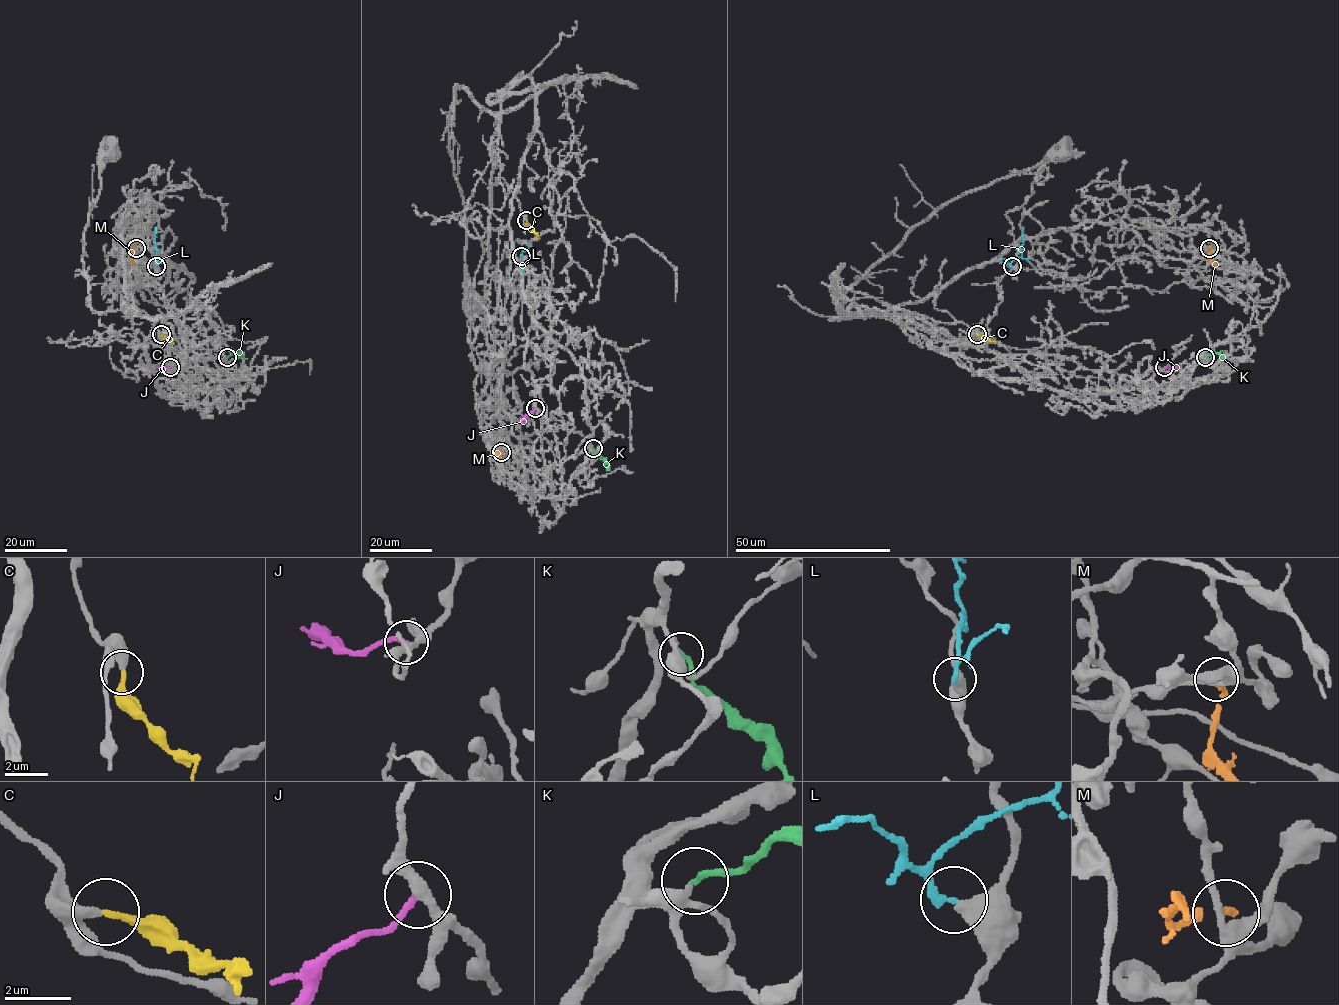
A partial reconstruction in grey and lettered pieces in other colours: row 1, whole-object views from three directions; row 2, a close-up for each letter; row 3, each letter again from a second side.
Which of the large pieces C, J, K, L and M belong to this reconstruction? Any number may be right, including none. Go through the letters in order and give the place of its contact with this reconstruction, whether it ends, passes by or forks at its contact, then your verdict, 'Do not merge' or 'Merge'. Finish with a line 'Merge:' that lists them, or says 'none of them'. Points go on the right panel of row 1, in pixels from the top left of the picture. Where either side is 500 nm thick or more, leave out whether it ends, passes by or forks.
C: Touches grey at (977, 334). It ends there. Merge
J: Touches grey at (1164, 367). It ends there. Do not merge
K: Touches grey at (1205, 357). It ends there. Merge
L: Touches grey at (1012, 266). It ends there. Do not merge
M: Touches grey at (1209, 248). It ends there. Do not merge
Merge: C, K

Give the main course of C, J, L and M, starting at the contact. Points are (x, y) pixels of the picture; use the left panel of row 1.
C: (161, 334), (173, 342)
J: (170, 368), (156, 366)
L: (156, 266), (155, 227)
M: (136, 248), (130, 251), (134, 266)

